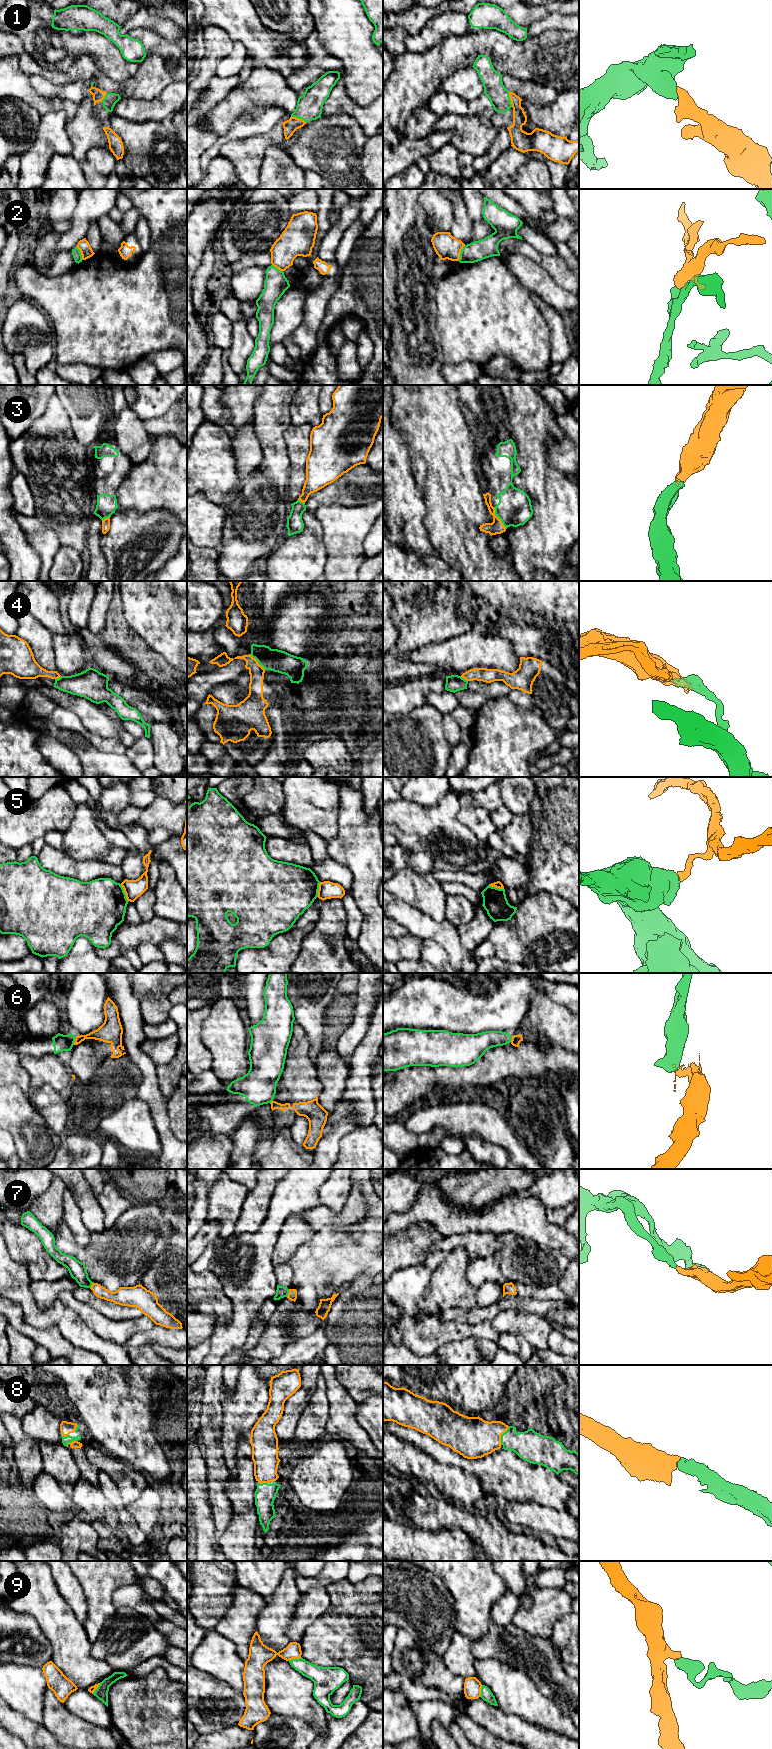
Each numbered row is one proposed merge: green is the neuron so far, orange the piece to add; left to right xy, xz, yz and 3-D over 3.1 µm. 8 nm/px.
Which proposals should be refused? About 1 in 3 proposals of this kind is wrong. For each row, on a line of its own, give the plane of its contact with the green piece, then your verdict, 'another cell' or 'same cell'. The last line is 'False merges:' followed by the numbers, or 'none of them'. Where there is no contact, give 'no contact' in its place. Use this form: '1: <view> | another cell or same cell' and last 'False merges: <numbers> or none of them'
1: xz | same cell
2: yz | another cell
3: yz | same cell
4: xz | another cell
5: xy | another cell
6: xy | another cell
7: xz | another cell
8: yz | same cell
9: xz | another cell
False merges: 2, 4, 5, 6, 7, 9

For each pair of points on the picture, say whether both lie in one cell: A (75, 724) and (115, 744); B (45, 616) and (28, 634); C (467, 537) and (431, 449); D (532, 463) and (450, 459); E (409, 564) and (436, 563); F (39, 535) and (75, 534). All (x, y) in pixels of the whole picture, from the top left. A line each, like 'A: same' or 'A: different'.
A: same
B: different
C: same
D: different
E: same
F: different

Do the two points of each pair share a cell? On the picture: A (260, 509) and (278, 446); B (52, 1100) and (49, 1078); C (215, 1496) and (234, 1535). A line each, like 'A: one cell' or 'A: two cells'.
A: one cell
B: two cells
C: two cells

